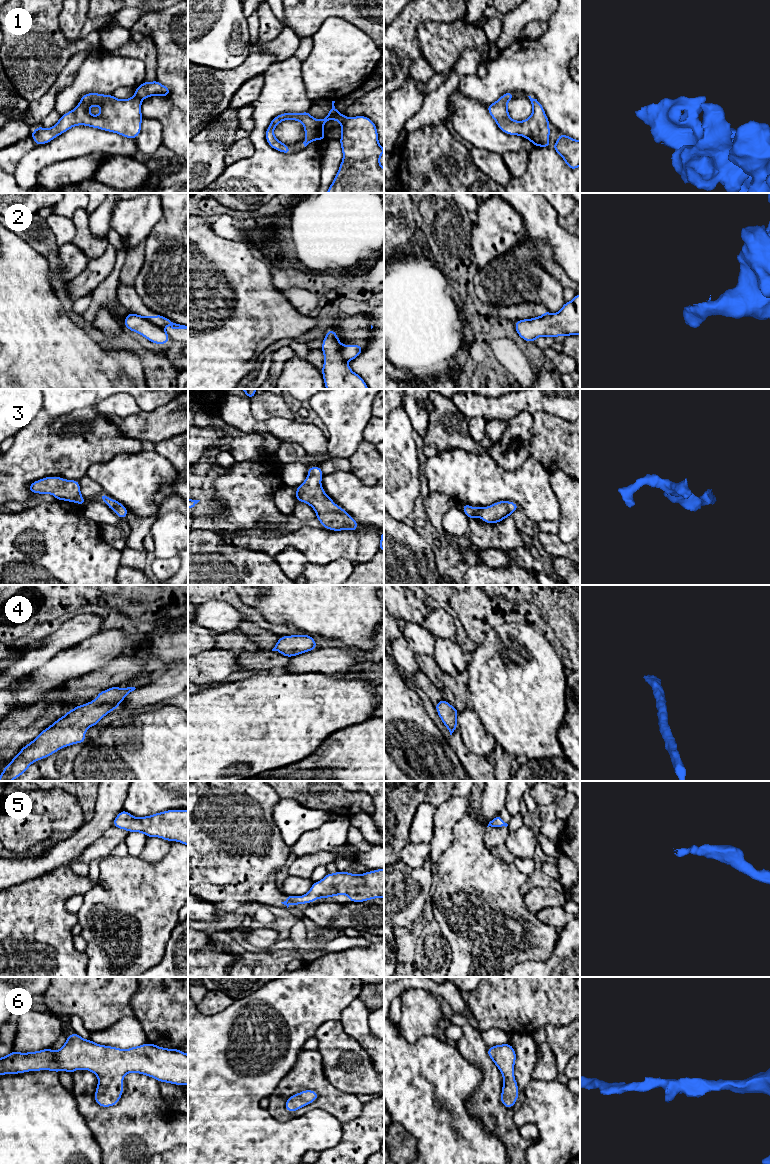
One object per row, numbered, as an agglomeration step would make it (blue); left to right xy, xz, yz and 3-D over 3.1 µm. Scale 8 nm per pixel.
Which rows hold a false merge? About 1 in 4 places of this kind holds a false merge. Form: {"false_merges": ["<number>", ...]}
{"false_merges": ["2"]}

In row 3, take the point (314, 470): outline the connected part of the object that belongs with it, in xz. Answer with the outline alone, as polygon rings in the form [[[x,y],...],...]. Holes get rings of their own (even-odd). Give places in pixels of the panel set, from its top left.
[[[309,467],[305,481],[296,488],[296,501],[310,505],[322,527],[333,531],[357,531],[358,524],[343,508],[336,505],[321,485],[321,467]]]

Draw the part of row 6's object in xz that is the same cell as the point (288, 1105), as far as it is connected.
[[[305,1090],[290,1096],[285,1104],[288,1112],[294,1112],[318,1099],[318,1093],[313,1090]]]

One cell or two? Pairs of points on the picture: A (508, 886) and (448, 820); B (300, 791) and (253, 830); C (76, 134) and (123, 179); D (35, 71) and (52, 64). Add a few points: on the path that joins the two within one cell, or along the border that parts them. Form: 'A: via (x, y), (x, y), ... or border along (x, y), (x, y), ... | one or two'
A: border along (467, 807), (455, 824), (452, 842), (446, 848) | two
B: border along (275, 791), (281, 797) | two
C: border along (109, 154), (132, 157) | two
D: via (39, 67), (42, 64), (48, 64) | one

